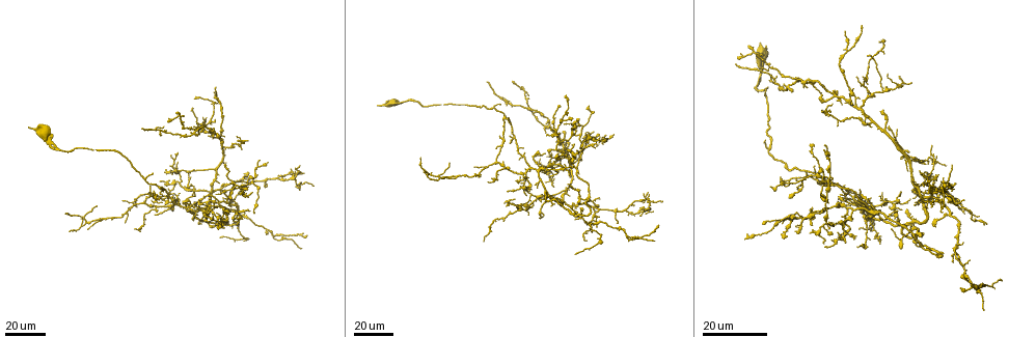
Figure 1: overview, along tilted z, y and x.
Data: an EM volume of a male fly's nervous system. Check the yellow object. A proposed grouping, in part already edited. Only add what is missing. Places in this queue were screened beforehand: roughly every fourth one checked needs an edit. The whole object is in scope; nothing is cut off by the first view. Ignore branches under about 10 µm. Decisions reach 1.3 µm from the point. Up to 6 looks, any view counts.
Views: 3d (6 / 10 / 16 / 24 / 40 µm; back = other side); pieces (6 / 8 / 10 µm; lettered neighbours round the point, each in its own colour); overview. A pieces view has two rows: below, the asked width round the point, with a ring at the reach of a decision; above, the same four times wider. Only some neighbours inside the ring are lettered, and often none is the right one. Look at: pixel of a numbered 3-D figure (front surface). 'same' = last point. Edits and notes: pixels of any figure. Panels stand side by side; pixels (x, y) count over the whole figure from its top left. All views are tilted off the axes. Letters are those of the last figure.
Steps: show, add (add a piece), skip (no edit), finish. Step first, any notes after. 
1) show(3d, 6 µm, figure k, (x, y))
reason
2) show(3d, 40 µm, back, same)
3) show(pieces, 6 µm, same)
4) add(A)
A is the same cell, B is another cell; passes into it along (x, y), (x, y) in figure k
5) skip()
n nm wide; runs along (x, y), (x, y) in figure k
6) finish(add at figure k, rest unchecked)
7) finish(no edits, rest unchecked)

show(3d, 40 µm, figure 1, (883, 109))
branch stops here

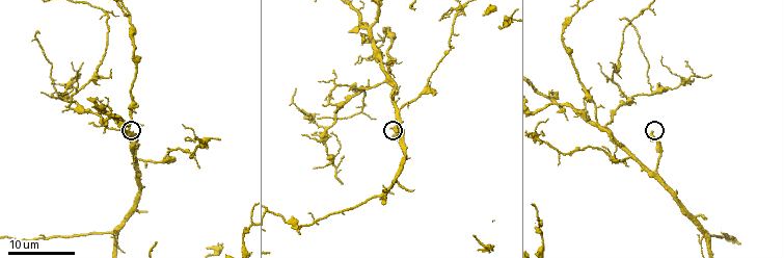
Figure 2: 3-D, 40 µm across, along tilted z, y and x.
show(pieces, 8 µm, figure 2, (653, 131))

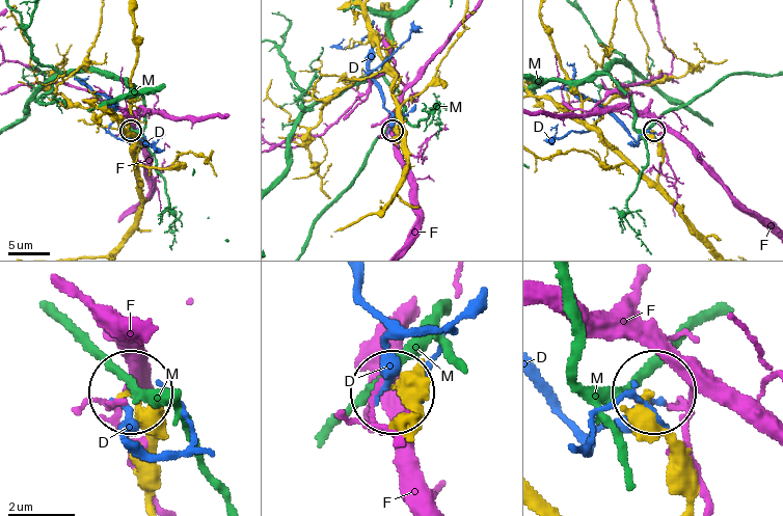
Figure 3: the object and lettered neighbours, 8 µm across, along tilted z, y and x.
skip()
D, F and M are other cells; runs along (417, 431), (413, 405), (393, 386) in figure 3; none of them fits

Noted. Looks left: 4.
show(3d, 24 µm, figure 2, (706, 218))
an open end

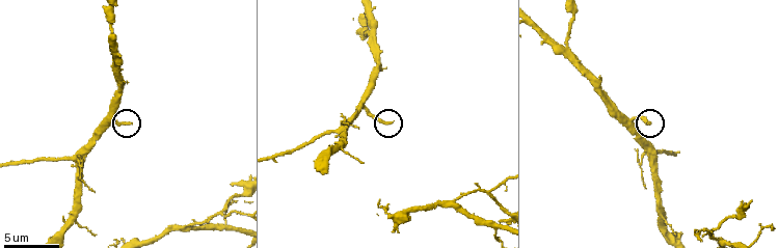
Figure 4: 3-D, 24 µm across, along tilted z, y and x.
show(pieces, 10 µm, figure 4, (392, 124))

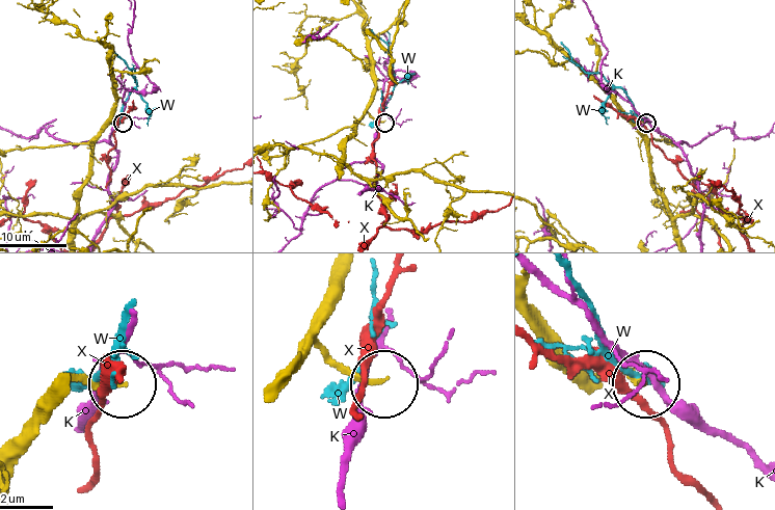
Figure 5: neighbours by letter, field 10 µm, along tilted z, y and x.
skip()
210 nm wide; K, W and X are other cells; no lettered piece goes on from it

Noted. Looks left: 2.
show(3d, 16 µm, figure 2, (348, 31))
free end

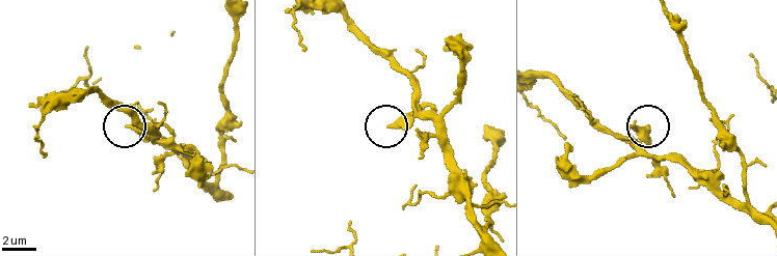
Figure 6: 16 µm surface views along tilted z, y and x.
show(pieces, 6 µm, figure 6, (390, 124))

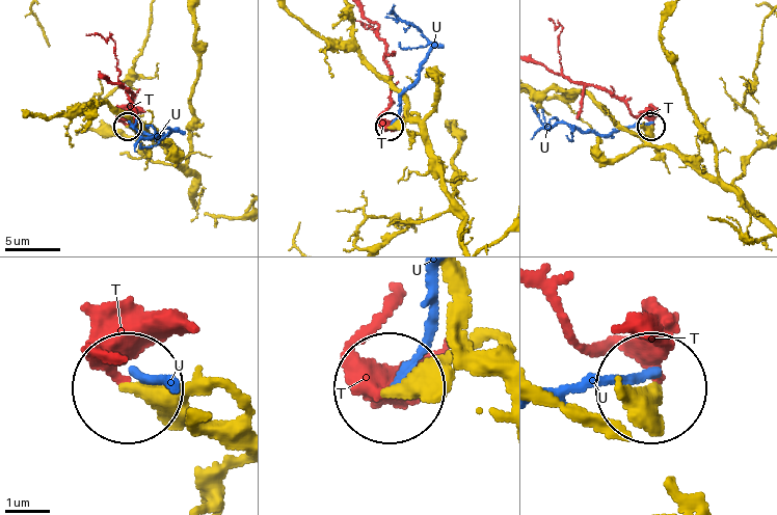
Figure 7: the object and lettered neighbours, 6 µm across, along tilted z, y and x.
skip()
T and U are other cells; runs along (762, 218), (669, 146), (649, 142), (651, 126) in figure 7; none of them fits

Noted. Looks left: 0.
finish(no edits, rest unchecked)

